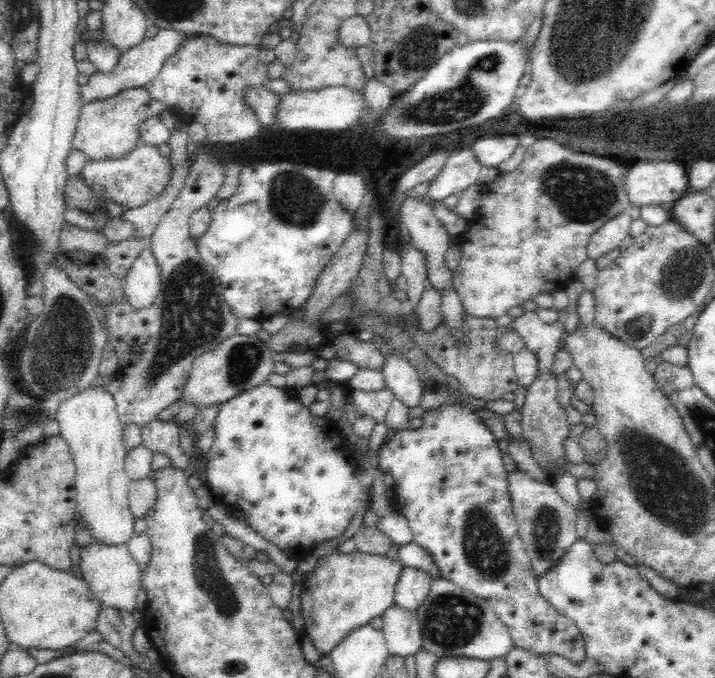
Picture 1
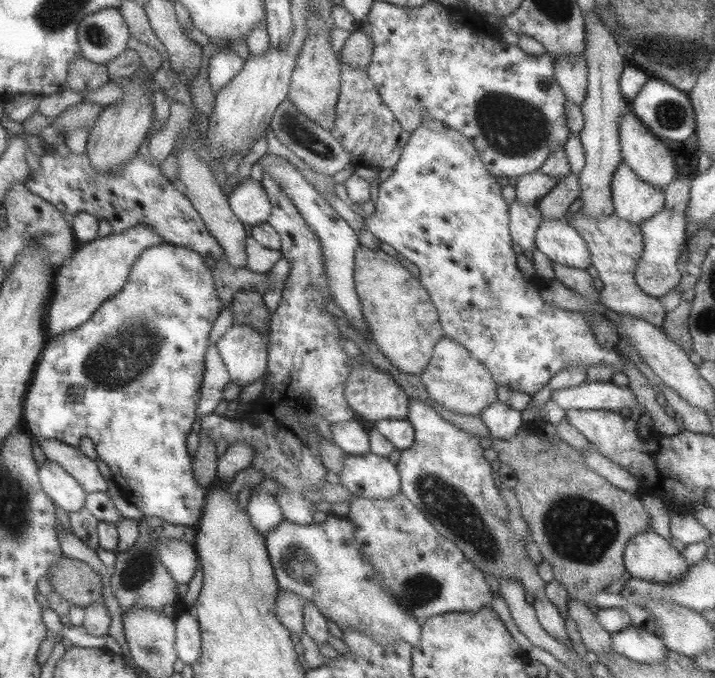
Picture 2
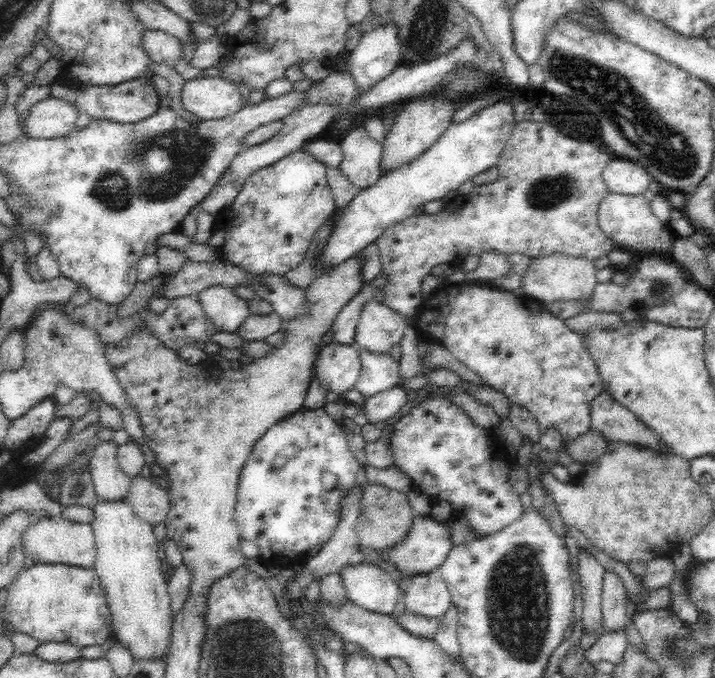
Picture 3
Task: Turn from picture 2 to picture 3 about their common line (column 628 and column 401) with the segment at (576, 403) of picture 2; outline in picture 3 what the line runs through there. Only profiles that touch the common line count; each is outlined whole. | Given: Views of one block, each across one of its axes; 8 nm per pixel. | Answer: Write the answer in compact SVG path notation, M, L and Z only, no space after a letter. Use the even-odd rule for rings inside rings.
M397 385L374 396L365 397L364 405L360 408L369 424L381 425L402 410L402 406L407 402L407 393L407 390Z

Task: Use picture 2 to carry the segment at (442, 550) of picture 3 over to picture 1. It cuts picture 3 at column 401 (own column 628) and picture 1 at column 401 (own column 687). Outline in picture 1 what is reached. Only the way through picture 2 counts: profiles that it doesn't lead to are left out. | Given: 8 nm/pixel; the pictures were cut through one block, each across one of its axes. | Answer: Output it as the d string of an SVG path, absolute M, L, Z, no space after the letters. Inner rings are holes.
M336 549L318 559L316 567L304 574L300 605L303 632L310 635L321 656L328 656L351 630L368 624L394 604L396 582L404 568L400 560L356 550L346 554Z

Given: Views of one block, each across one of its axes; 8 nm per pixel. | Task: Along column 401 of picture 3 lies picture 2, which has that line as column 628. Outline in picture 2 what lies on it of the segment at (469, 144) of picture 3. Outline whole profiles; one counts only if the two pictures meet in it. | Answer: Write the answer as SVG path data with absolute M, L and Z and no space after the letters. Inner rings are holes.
M626 162L616 166L611 185L615 214L628 222L639 225L664 207L665 190L644 182Z

